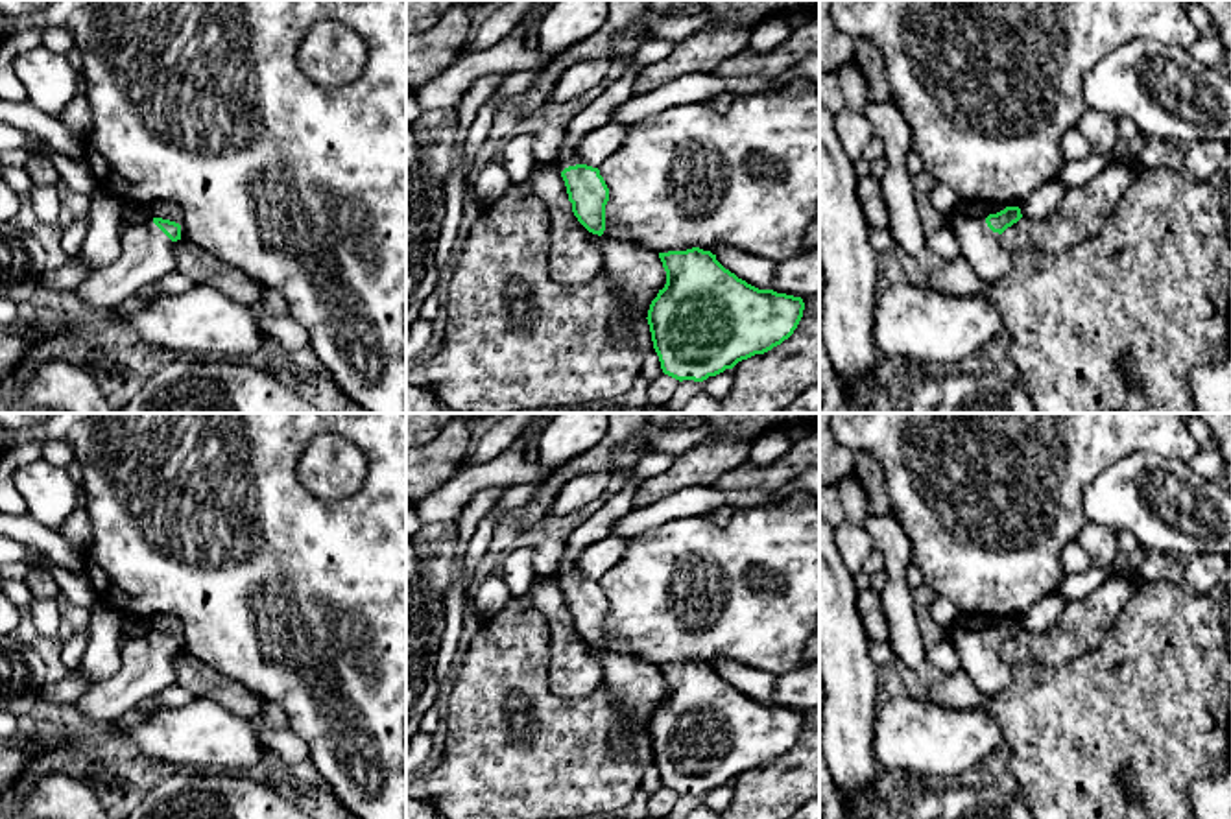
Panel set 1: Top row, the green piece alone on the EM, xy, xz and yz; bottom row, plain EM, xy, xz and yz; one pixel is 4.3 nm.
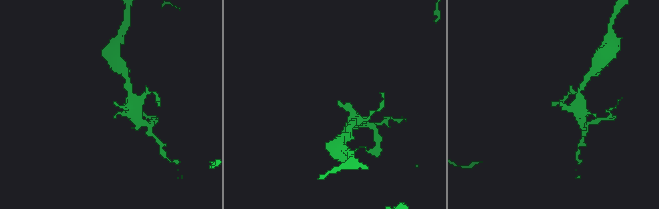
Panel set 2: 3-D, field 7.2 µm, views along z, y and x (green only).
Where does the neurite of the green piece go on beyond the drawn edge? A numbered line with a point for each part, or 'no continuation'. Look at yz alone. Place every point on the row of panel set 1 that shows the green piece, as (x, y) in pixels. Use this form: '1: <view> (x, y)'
1: yz (980, 248)

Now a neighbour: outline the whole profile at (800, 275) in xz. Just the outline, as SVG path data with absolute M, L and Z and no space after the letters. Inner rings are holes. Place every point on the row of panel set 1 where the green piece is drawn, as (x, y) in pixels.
M819 247L801 249L794 258L775 262L771 290L794 297L819 297Z

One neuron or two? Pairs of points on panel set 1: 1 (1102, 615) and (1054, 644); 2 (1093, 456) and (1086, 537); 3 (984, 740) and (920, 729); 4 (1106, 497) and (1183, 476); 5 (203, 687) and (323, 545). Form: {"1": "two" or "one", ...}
{"1": "one", "2": "two", "3": "one", "4": "one", "5": "two"}

